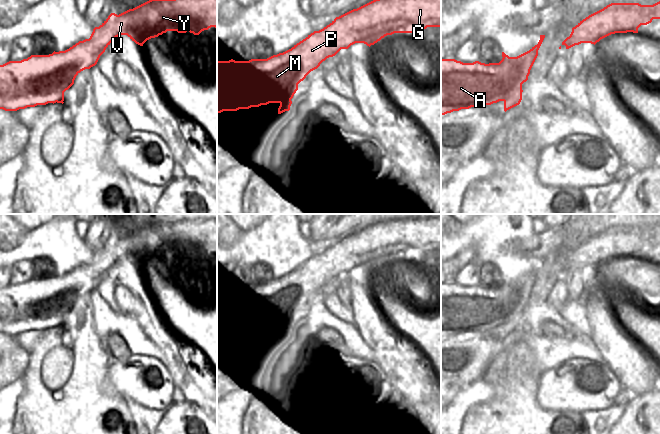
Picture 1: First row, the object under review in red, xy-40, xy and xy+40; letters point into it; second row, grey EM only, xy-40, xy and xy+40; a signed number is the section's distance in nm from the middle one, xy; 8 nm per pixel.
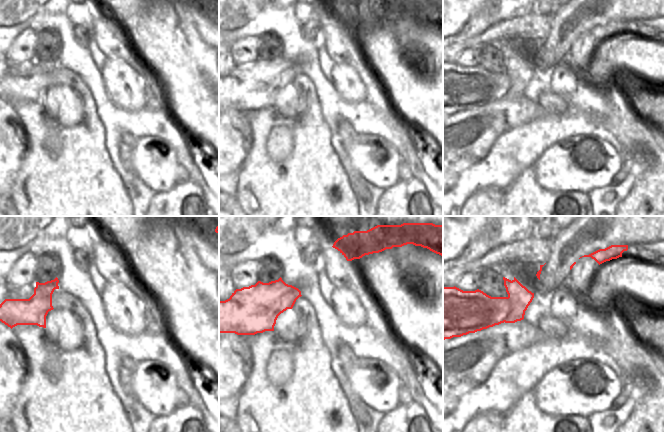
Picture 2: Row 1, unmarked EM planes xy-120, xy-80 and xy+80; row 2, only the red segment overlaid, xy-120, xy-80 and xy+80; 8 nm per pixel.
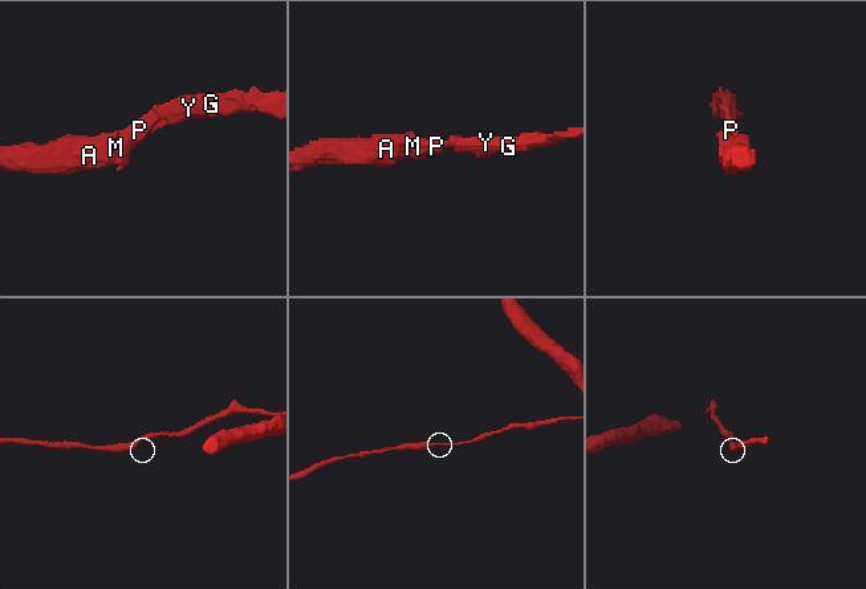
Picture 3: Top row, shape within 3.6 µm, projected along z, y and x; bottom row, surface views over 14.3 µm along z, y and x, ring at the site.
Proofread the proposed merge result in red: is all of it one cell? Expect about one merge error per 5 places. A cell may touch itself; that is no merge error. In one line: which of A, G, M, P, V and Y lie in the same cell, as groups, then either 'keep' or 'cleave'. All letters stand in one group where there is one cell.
groups A G M P V Y; keep

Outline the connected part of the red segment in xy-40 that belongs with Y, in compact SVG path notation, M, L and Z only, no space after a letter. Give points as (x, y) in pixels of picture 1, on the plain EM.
M217 219L151 223L119 239L111 237L99 251L93 253L89 263L79 265L65 275L31 279L21 285L9 285L0 289L0 333L17 335L48 327L63 328L64 316L74 308L76 300L95 290L106 272L119 259L127 259L136 268L143 270L147 264L167 255L189 255L199 259L211 251L217 252Z

